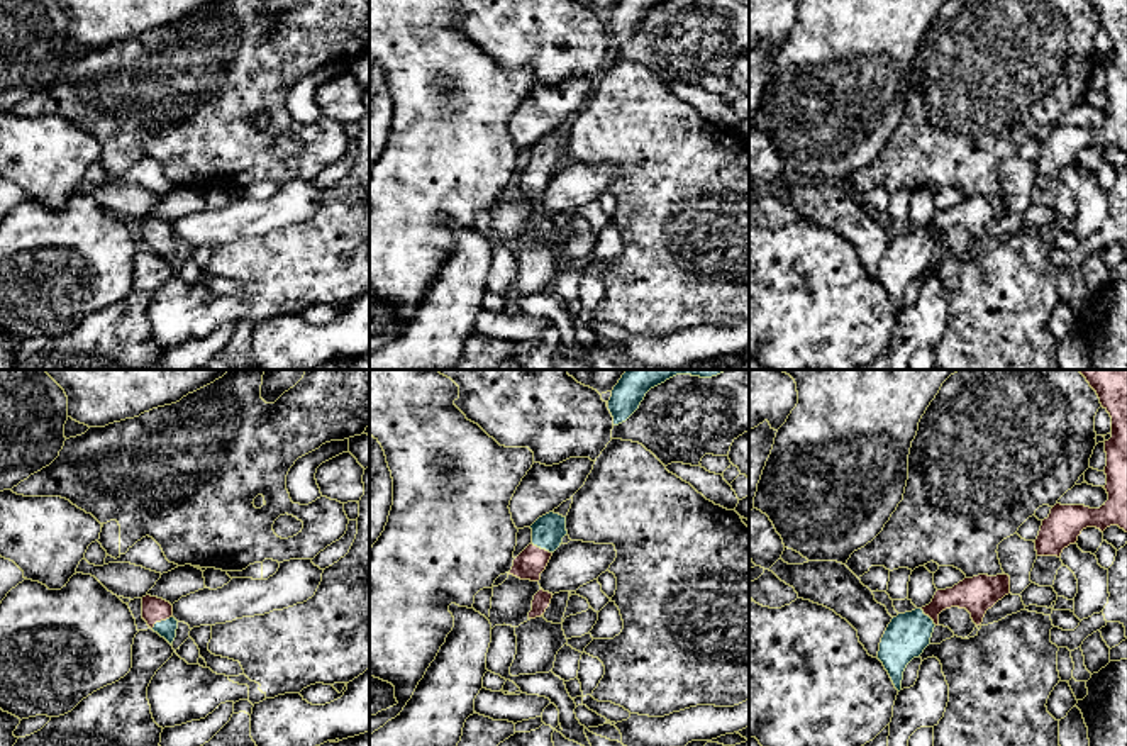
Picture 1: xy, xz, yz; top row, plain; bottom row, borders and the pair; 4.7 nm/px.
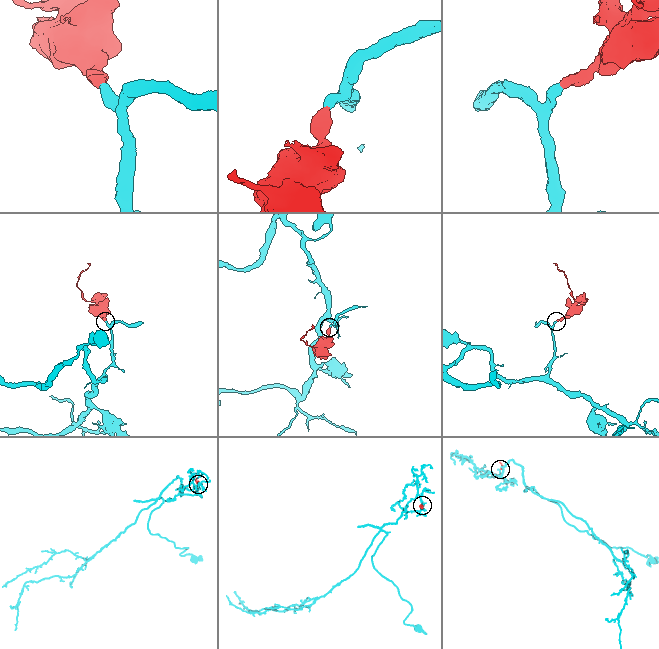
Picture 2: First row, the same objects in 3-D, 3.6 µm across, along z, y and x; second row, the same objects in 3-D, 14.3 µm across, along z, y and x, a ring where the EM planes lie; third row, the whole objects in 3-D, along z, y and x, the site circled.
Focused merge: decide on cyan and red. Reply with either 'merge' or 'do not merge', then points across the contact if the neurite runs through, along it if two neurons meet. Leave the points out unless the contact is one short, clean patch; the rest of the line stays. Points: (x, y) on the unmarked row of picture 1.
merge | across xy (166, 250), (161, 241), (155, 229)

